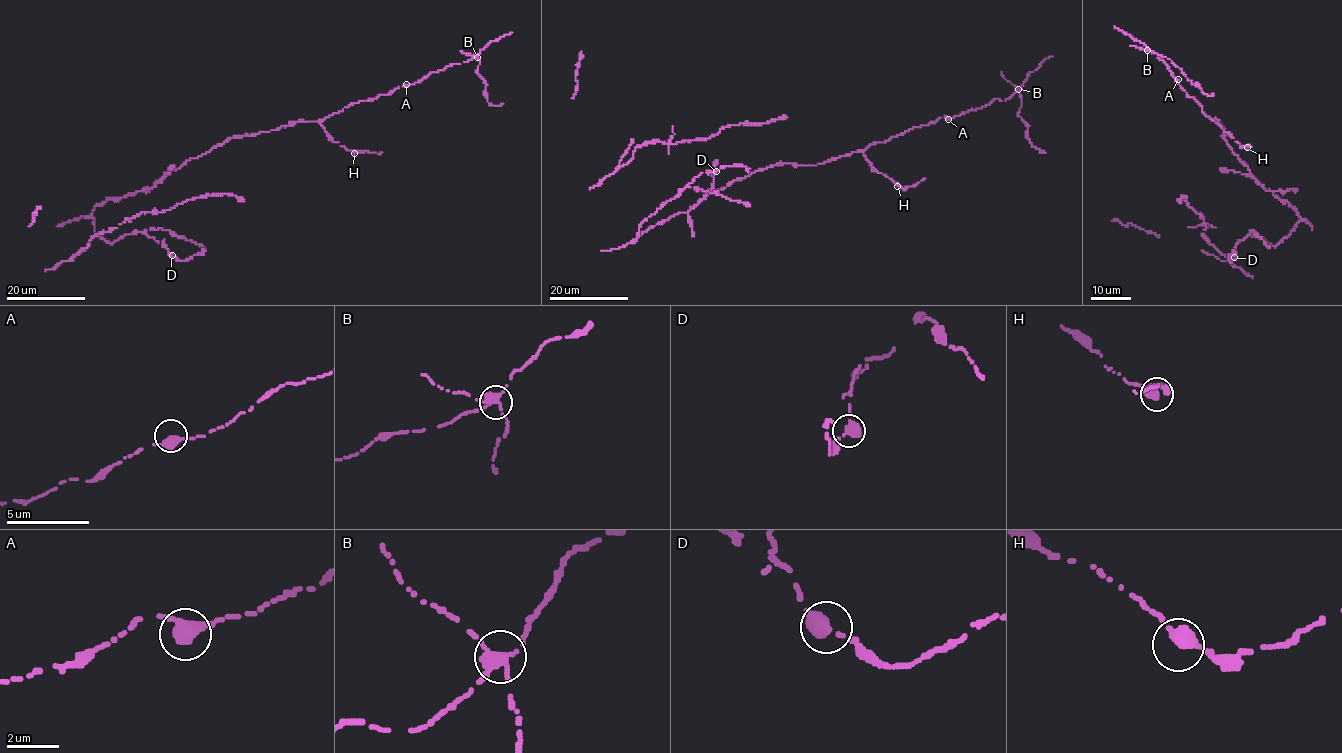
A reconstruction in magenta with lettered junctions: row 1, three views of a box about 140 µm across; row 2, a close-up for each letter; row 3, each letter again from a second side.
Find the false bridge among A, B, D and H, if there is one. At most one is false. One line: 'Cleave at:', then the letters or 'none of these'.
Cleave at: B

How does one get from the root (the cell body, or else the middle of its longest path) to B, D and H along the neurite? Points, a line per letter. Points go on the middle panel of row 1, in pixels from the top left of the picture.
B: (710, 192), (778, 163), (811, 166), (862, 151), (941, 117), (959, 116), (994, 99), (1006, 100), (1019, 88)
D: (710, 192), (686, 212), (660, 221), (634, 240), (646, 218), (674, 199), (700, 174), (716, 171)
H: (710, 192), (778, 163), (816, 165), (855, 151), (861, 151), (878, 172), (885, 174), (897, 186)

